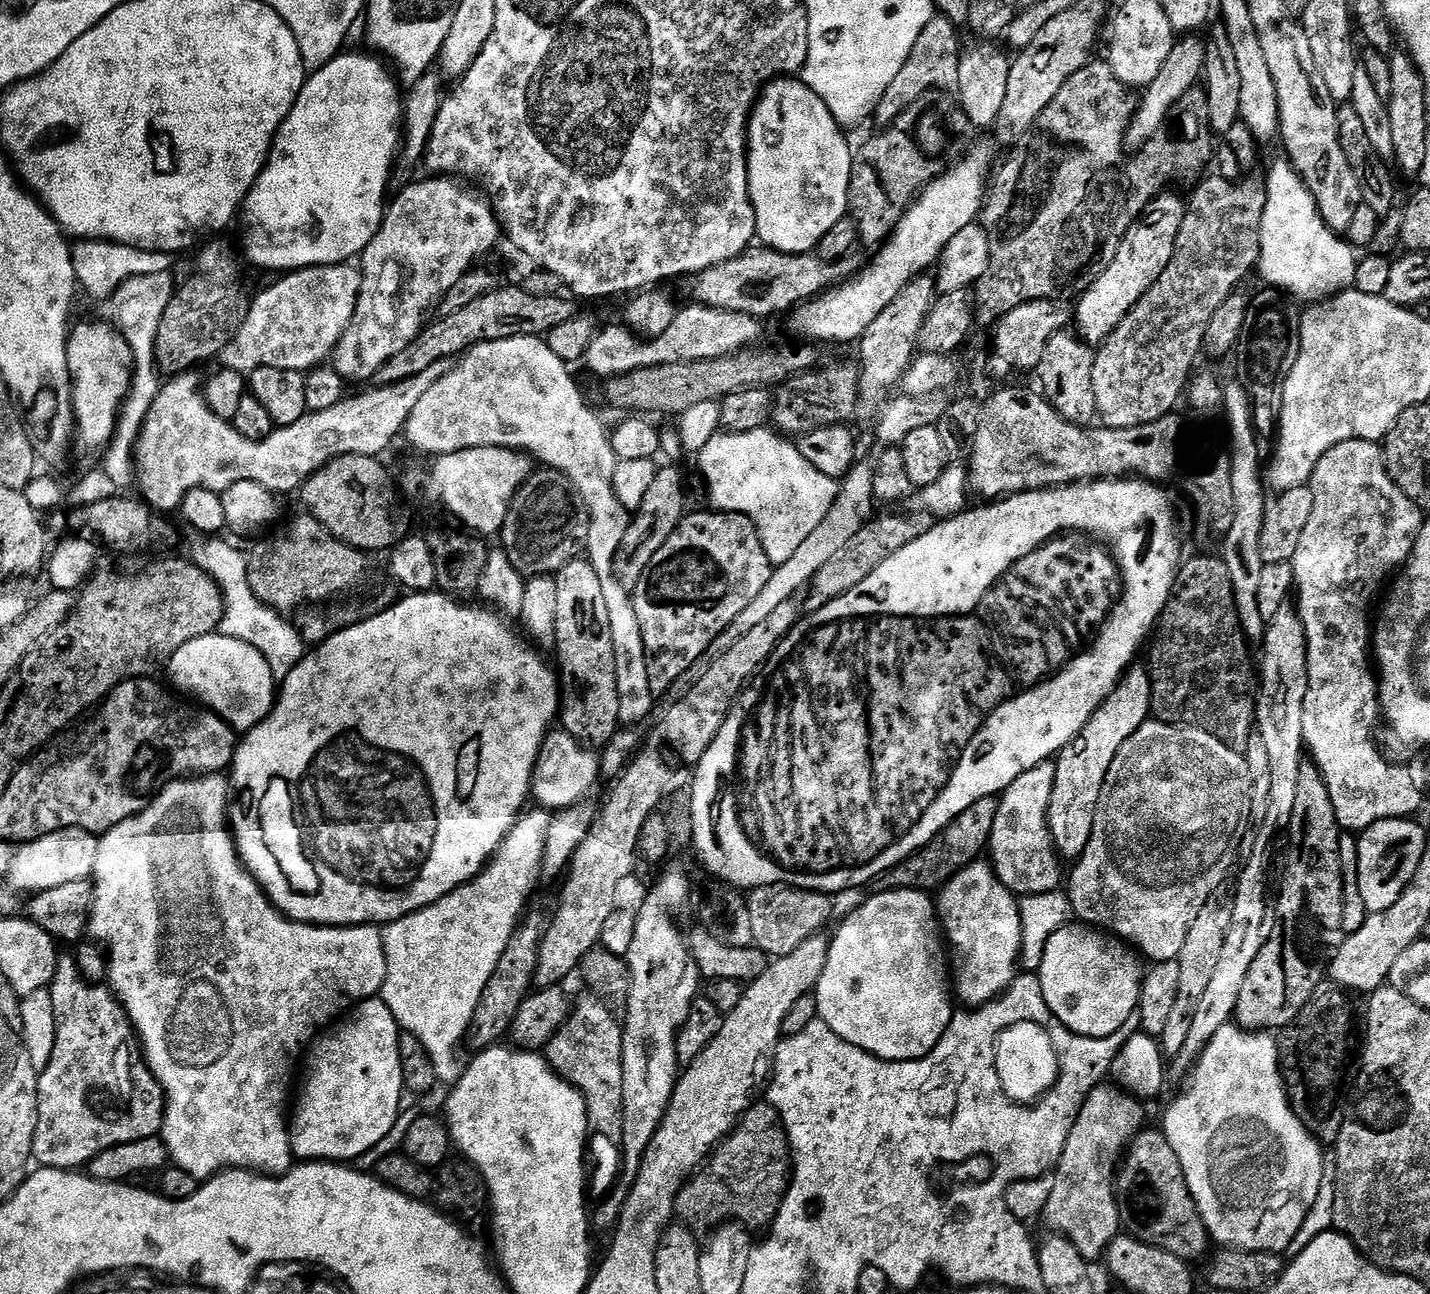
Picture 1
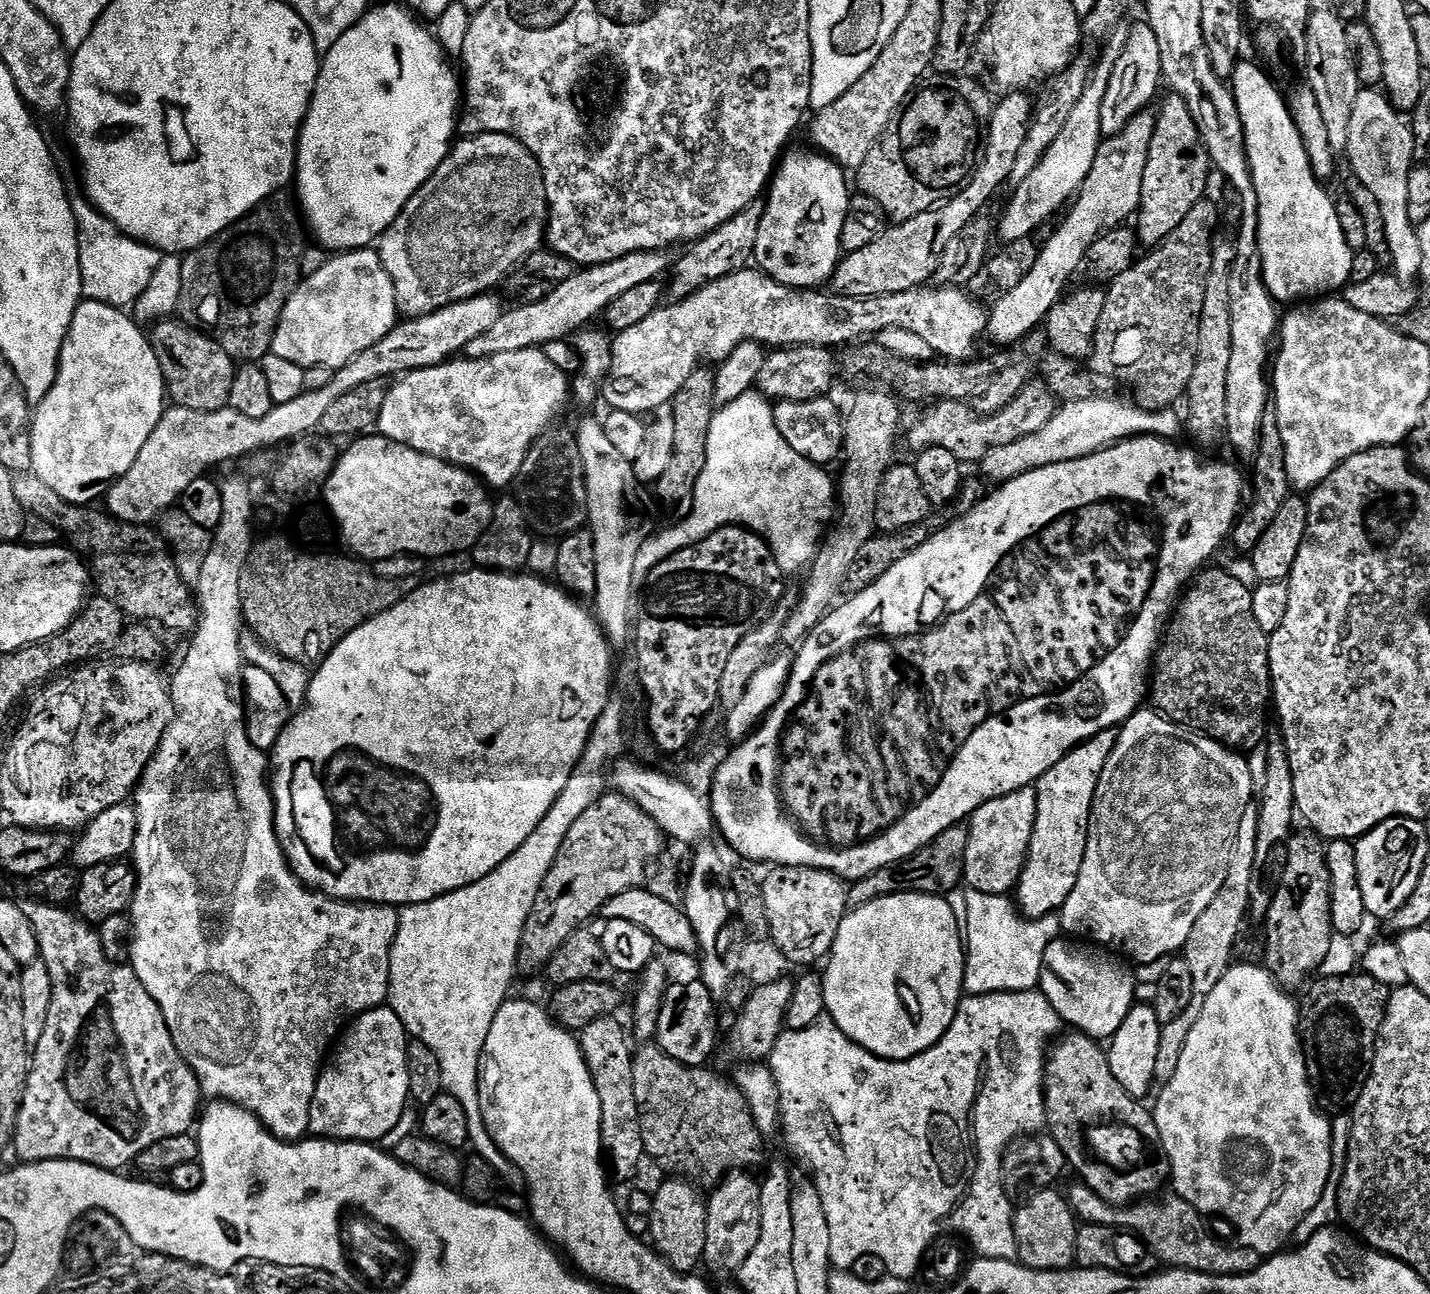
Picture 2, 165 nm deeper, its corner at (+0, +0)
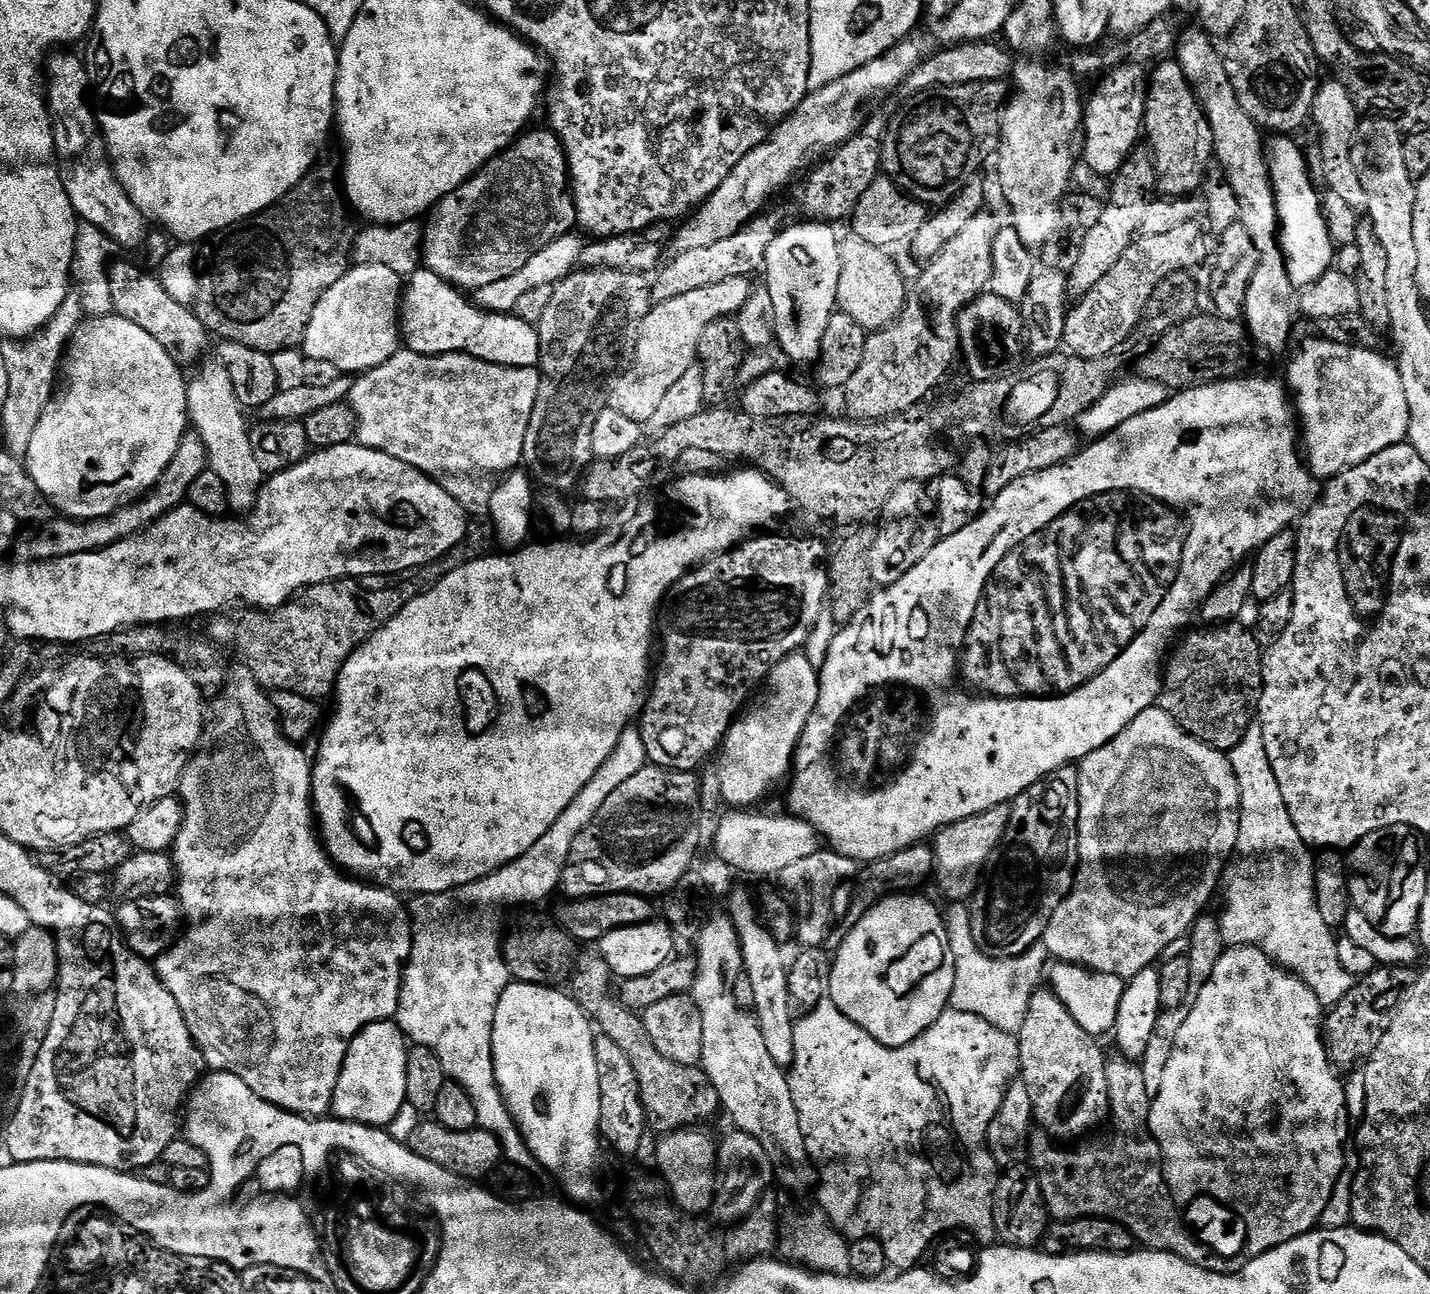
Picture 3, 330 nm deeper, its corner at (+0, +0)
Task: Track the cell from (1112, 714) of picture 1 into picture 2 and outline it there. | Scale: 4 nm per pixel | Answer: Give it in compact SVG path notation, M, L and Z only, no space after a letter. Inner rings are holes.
M1108 728L1091 736L1083 744L1065 752L1061 760L1036 781L1036 821L1030 838L1030 850L1020 871L1020 881L1014 889L1014 904L1021 917L1037 920L1043 916L1059 913L1064 907L1074 882L1082 870L1086 858L1086 842L1094 794L1098 790L1098 778L1116 745L1118 732Z

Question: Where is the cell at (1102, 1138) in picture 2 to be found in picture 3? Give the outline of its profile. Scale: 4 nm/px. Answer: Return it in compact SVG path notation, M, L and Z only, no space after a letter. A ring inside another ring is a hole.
M1037 990L1030 998L1030 1006L1026 1010L1026 1022L1022 1022L1018 1033L1020 1041L1020 1075L1026 1090L1030 1090L1032 1115L1035 1123L1040 1124L1045 1133L1053 1138L1068 1136L1072 1128L1088 1128L1110 1112L1108 1103L1108 1060L1100 1049L1101 1041L1091 1036L1074 1018L1070 1018L1070 1010L1056 997L1051 990Z

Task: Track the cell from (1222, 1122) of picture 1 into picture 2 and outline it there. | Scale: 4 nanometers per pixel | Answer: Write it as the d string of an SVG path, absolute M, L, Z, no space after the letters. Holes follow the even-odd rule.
M1236 962L1226 970L1226 974L1222 974L1222 982L1218 982L1218 986L1214 986L1214 991L1210 993L1210 998L1206 998L1206 1006L1202 1006L1202 1014L1198 1014L1198 1022L1194 1022L1190 1038L1186 1038L1186 1050L1182 1050L1178 1071L1168 1084L1159 1089L1160 1097L1156 1100L1154 1115L1160 1135L1160 1146L1168 1157L1170 1184L1171 1187L1176 1187L1173 1188L1175 1195L1190 1202L1190 1206L1197 1208L1205 1217L1221 1216L1222 1219L1229 1220L1236 1231L1235 1239L1239 1247L1258 1250L1261 1257L1268 1258L1279 1253L1285 1247L1284 1243L1287 1245L1291 1241L1295 1227L1318 1205L1323 1192L1333 1179L1332 1124L1323 1116L1325 1113L1318 1107L1314 1099L1314 1089L1308 1083L1304 1045L1300 1043L1300 1013L1297 1001L1288 997L1291 995L1276 983L1267 968L1256 964Z

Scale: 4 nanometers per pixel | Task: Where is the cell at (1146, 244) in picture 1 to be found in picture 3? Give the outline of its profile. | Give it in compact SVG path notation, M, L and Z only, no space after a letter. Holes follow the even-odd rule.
M1164 58L1153 68L1156 69L1153 72L1151 69L1148 101L1144 104L1143 131L1146 133L1146 140L1148 136L1149 146L1147 145L1147 147L1154 153L1158 188L1168 198L1191 196L1201 191L1204 175L1214 160L1210 122L1204 116L1204 109L1200 106L1200 100L1196 97L1196 91L1193 90L1192 83L1186 78L1179 60Z

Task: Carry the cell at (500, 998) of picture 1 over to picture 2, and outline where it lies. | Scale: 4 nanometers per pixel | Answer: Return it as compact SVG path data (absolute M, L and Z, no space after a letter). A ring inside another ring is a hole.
M619 794L601 796L594 806L590 806L590 810L586 810L586 814L582 814L582 818L578 818L578 822L574 822L574 826L570 826L570 834L566 834L566 842L562 842L562 850L558 850L558 858L554 858L554 866L550 866L550 874L546 874L542 890L538 890L538 898L534 898L534 906L530 906L530 918L526 918L516 959L517 969L528 976L535 972L543 973L550 958L562 950L566 938L581 931L591 916L599 917L610 898L643 885L649 864L662 851L665 843L664 831L632 800Z

